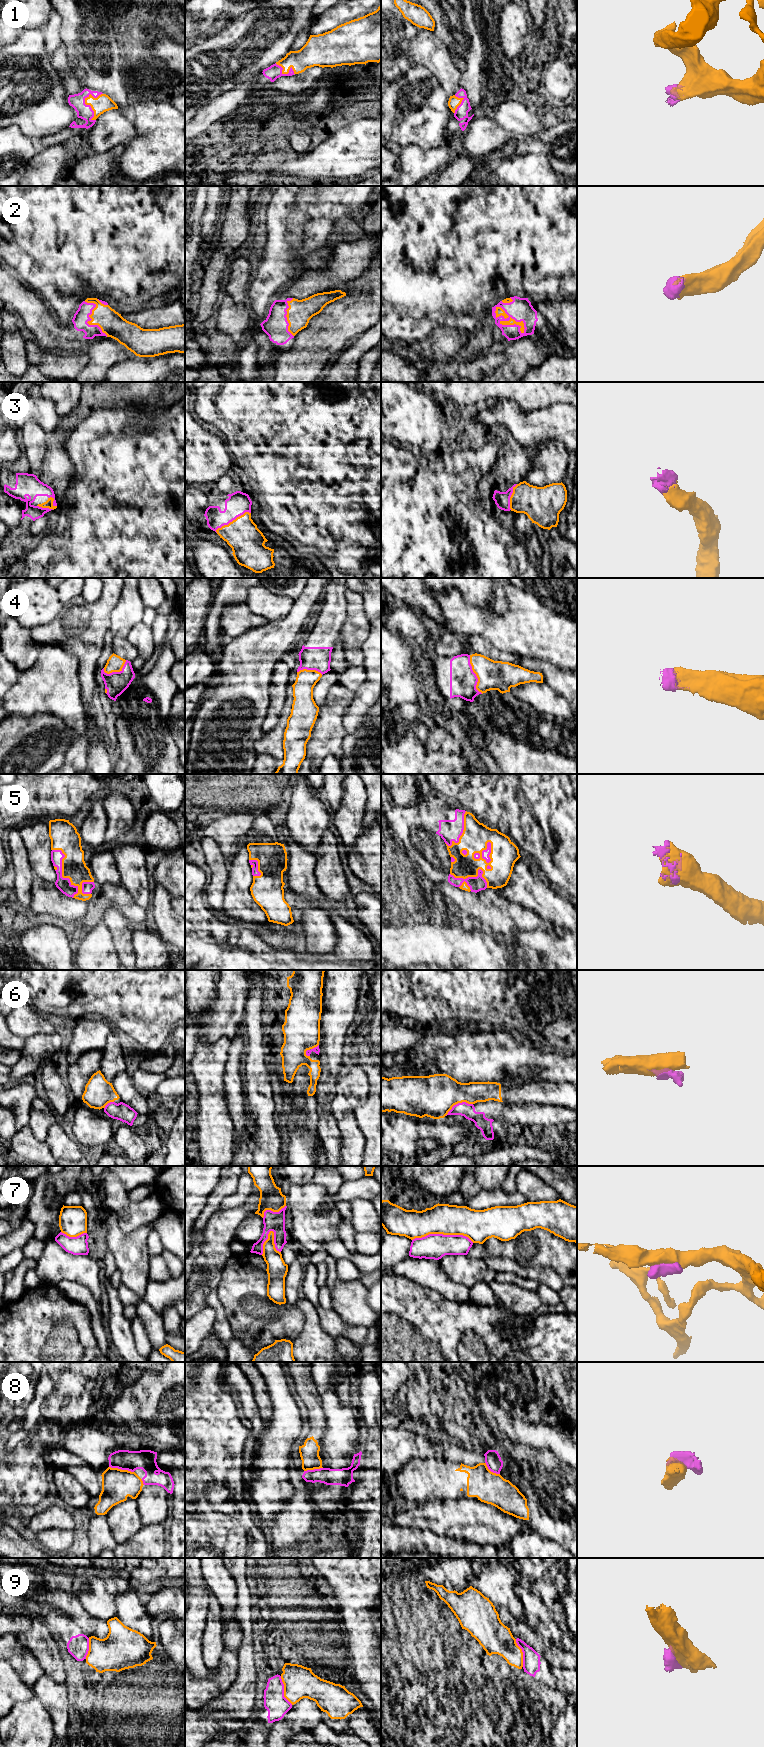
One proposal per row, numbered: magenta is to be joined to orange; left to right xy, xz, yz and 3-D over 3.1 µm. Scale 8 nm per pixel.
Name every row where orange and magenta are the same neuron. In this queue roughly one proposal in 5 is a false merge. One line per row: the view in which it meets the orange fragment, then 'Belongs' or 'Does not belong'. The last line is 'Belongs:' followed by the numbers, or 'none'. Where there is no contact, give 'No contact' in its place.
1: Touches orange in xy. Belongs
2: Touches orange in yz. Belongs
3: Touches orange in xz. Belongs
4: Touches orange in yz. Belongs
5: Touches orange in yz. Belongs
6: Touches orange in yz. Does not belong
7: Touches orange in yz. Belongs
8: Touches orange in xy. Does not belong
9: Touches orange in xz. Does not belong
Belongs: 1, 2, 3, 4, 5, 7

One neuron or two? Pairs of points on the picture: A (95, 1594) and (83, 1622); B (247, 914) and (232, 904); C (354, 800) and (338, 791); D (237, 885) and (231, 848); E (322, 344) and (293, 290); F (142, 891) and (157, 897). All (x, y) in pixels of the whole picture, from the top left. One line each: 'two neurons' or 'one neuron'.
A: two neurons
B: one neuron
C: two neurons
D: two neurons
E: two neurons
F: two neurons

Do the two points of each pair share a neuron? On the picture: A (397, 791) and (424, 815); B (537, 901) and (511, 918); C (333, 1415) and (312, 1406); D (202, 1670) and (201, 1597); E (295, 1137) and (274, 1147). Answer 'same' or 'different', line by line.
A: different
B: different
C: different
D: same
E: different

